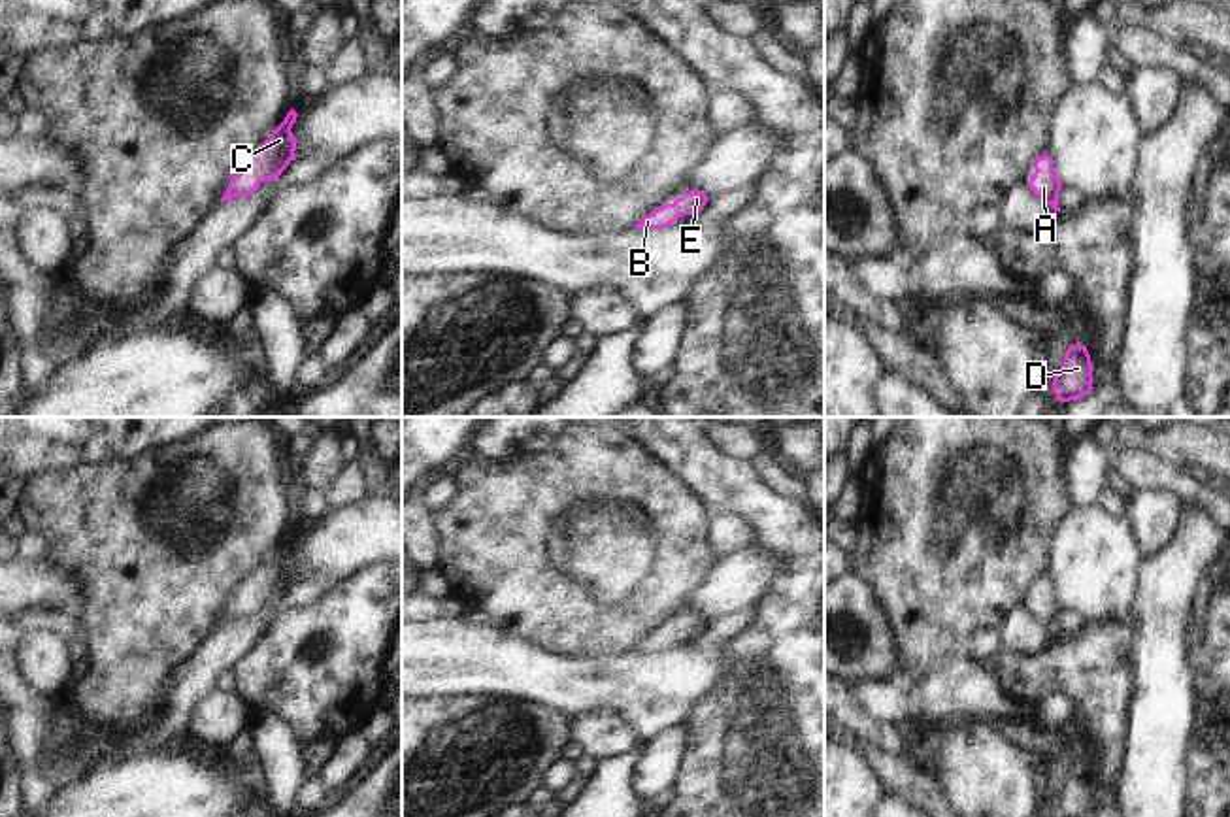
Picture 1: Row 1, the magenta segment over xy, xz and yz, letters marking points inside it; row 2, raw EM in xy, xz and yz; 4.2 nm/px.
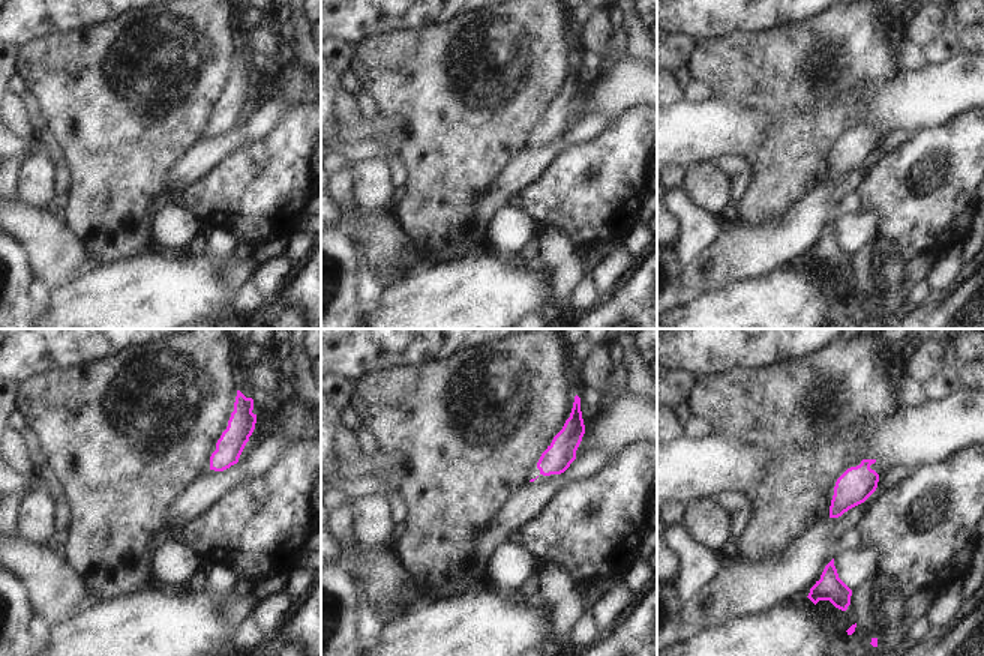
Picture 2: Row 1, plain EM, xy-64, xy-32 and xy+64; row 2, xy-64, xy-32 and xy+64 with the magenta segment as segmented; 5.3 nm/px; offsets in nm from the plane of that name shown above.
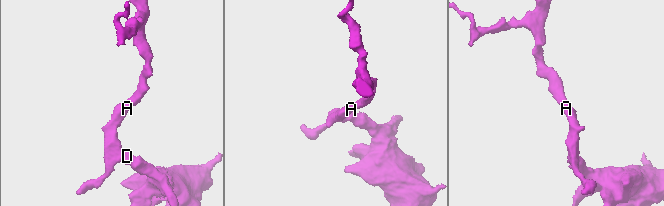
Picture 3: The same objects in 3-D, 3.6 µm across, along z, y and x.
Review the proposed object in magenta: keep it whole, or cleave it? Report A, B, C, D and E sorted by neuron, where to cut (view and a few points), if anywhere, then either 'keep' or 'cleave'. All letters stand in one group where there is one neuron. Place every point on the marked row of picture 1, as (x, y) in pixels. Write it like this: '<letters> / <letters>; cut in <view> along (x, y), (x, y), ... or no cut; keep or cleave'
A B C D E; no cut; keep

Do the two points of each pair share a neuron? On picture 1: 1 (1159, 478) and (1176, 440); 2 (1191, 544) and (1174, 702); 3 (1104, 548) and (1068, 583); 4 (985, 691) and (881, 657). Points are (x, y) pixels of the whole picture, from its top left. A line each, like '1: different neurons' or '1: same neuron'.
1: different neurons
2: same neuron
3: same neuron
4: different neurons

